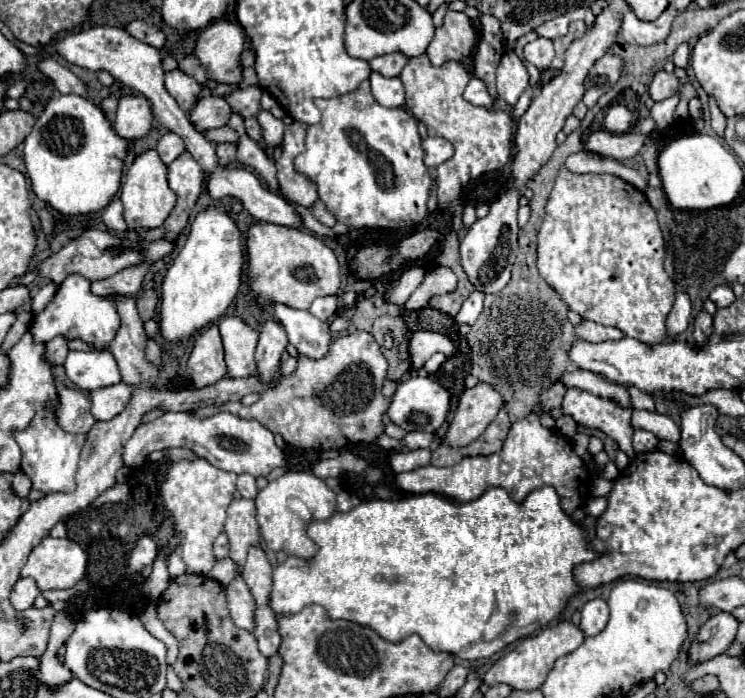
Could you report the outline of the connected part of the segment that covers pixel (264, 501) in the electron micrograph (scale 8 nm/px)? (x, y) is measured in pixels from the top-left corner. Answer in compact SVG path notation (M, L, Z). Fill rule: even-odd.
M286 472L284 476L268 482L256 496L256 520L262 532L266 546L274 552L286 552L286 556L296 556L302 560L310 560L318 554L318 544L308 538L306 530L310 522L322 522L336 514L336 494L326 486L326 482L310 472ZM290 498L298 498L306 504L312 514L312 520L302 520L288 506Z

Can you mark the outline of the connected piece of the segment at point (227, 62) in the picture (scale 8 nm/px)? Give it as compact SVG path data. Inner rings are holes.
M218 20L202 30L194 52L210 78L226 84L238 84L242 80L242 68L238 62L244 48L246 36L242 28L234 22Z

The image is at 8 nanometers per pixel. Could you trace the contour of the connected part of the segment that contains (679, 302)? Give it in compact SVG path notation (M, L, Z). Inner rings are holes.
M678 292L674 308L670 310L670 314L666 318L666 332L668 332L668 336L674 338L680 332L684 332L686 326L688 326L688 320L690 320L690 298L688 298L688 294Z

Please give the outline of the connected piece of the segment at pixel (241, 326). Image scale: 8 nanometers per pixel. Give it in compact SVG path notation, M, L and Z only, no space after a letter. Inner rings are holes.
M224 316L220 322L220 336L226 352L226 366L230 378L244 378L256 372L254 350L258 332L238 316Z

